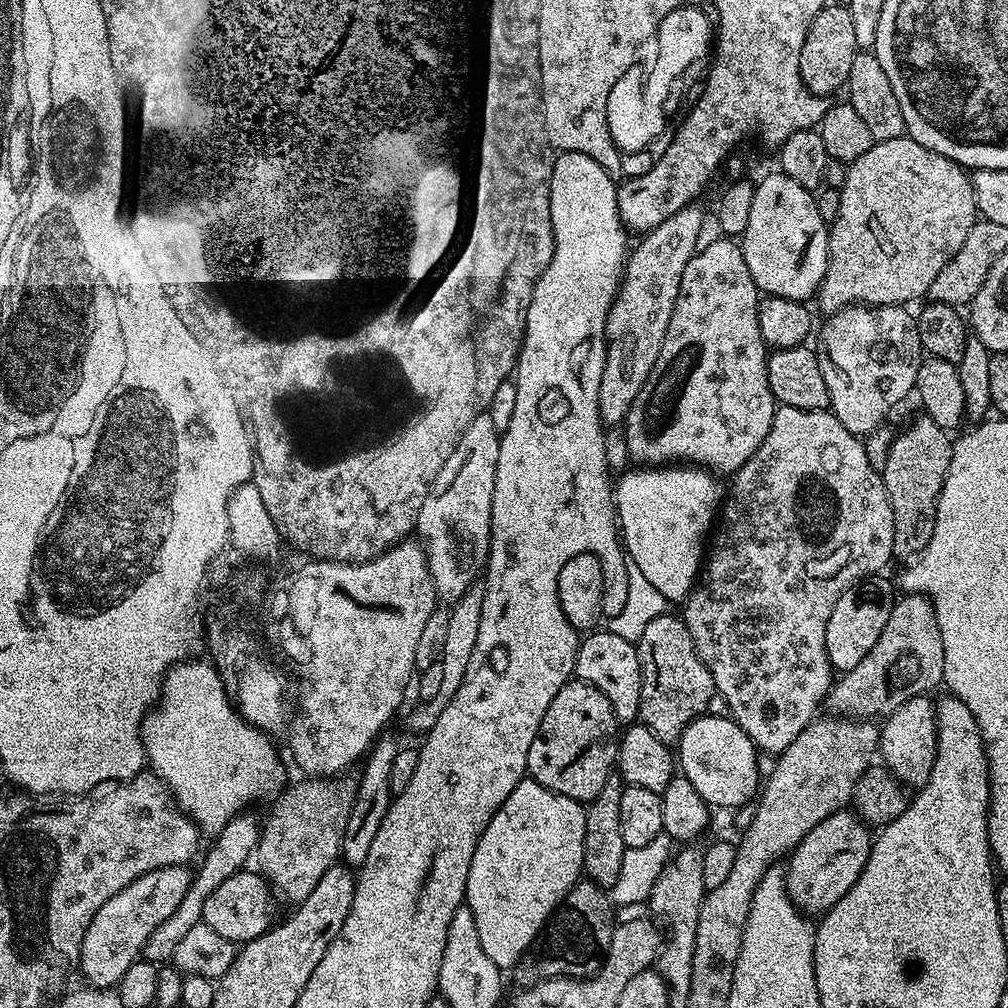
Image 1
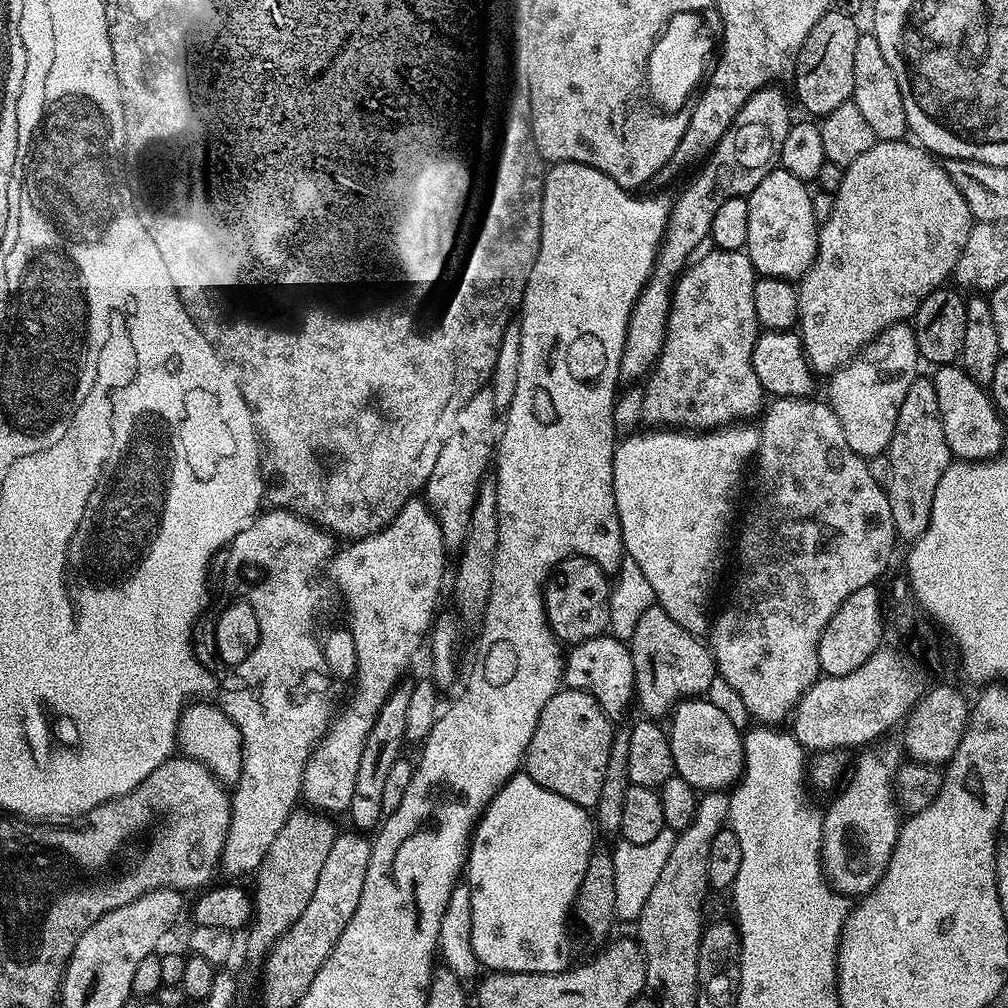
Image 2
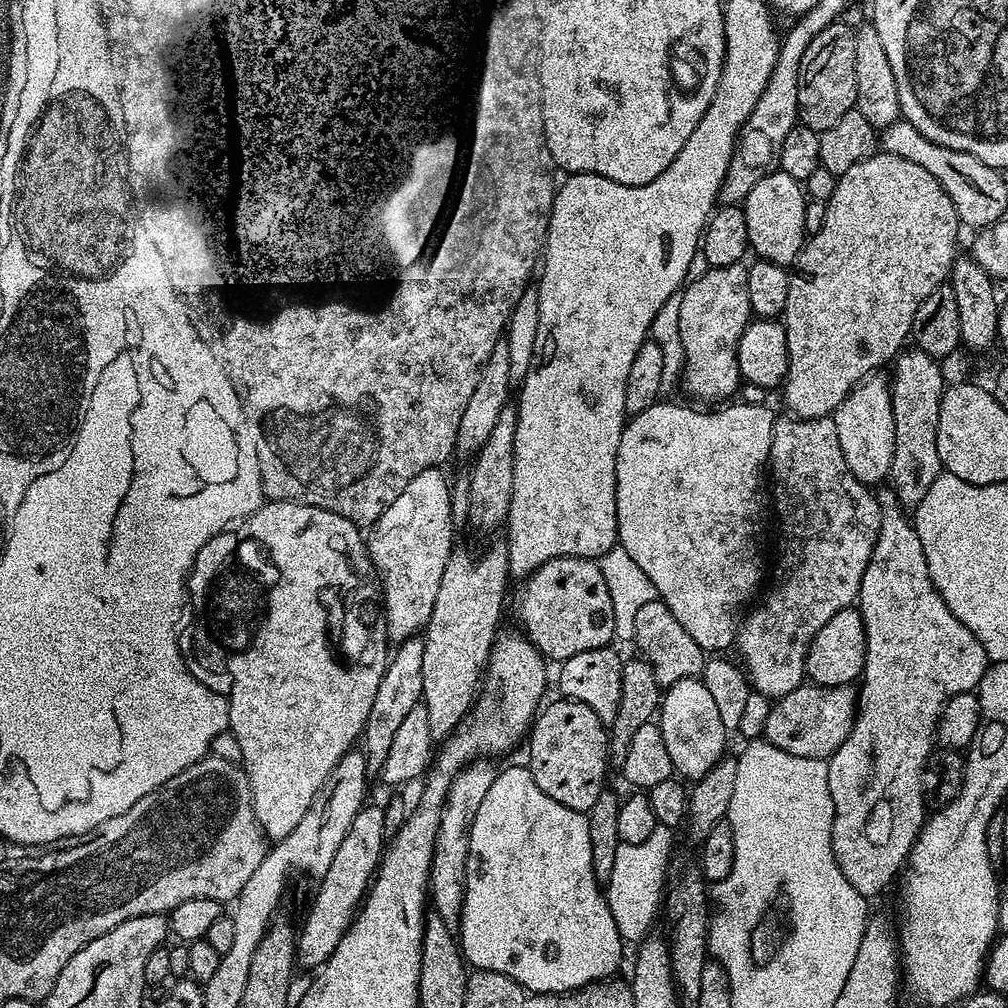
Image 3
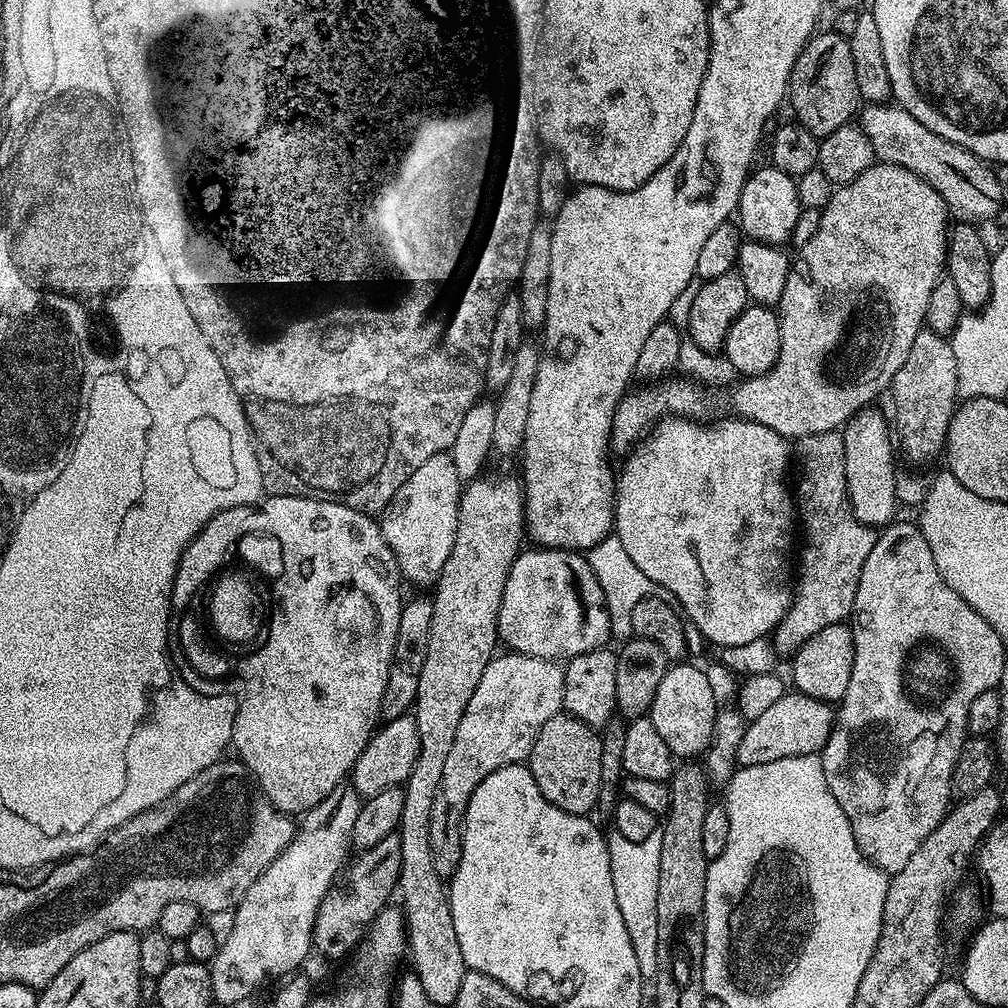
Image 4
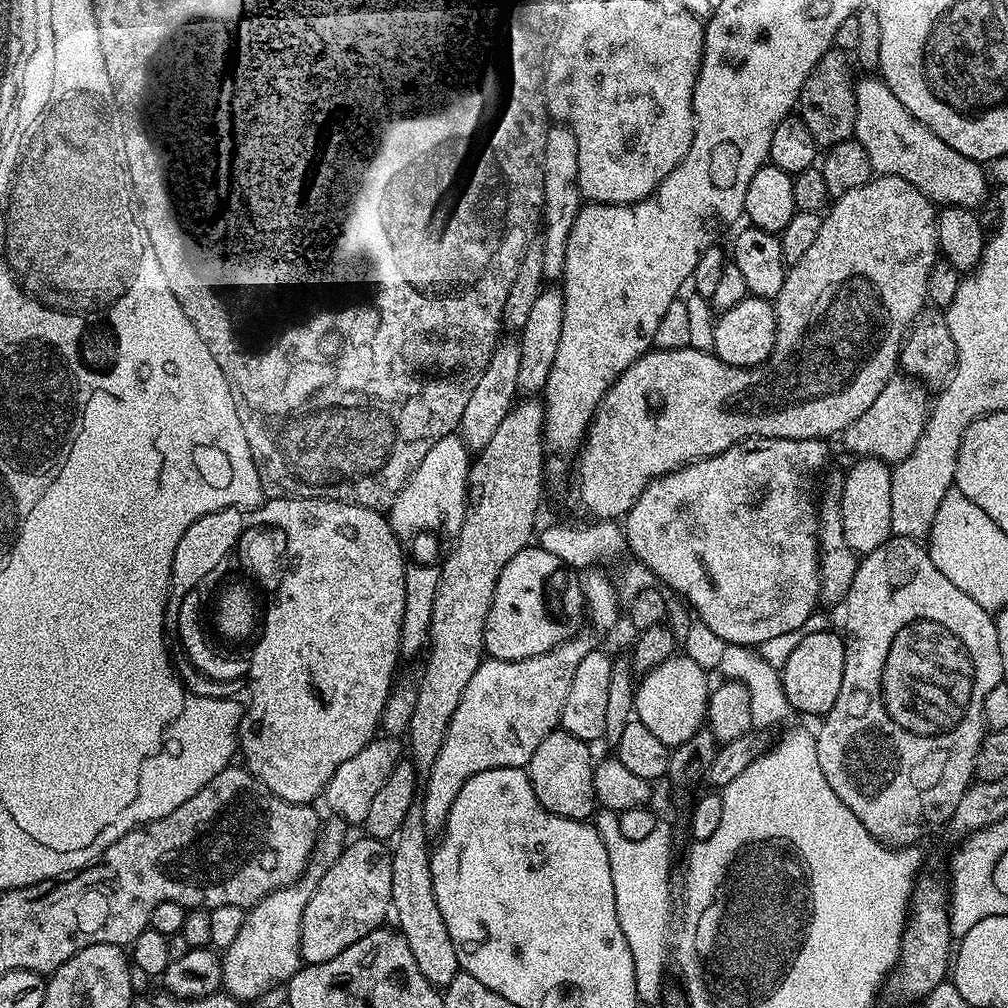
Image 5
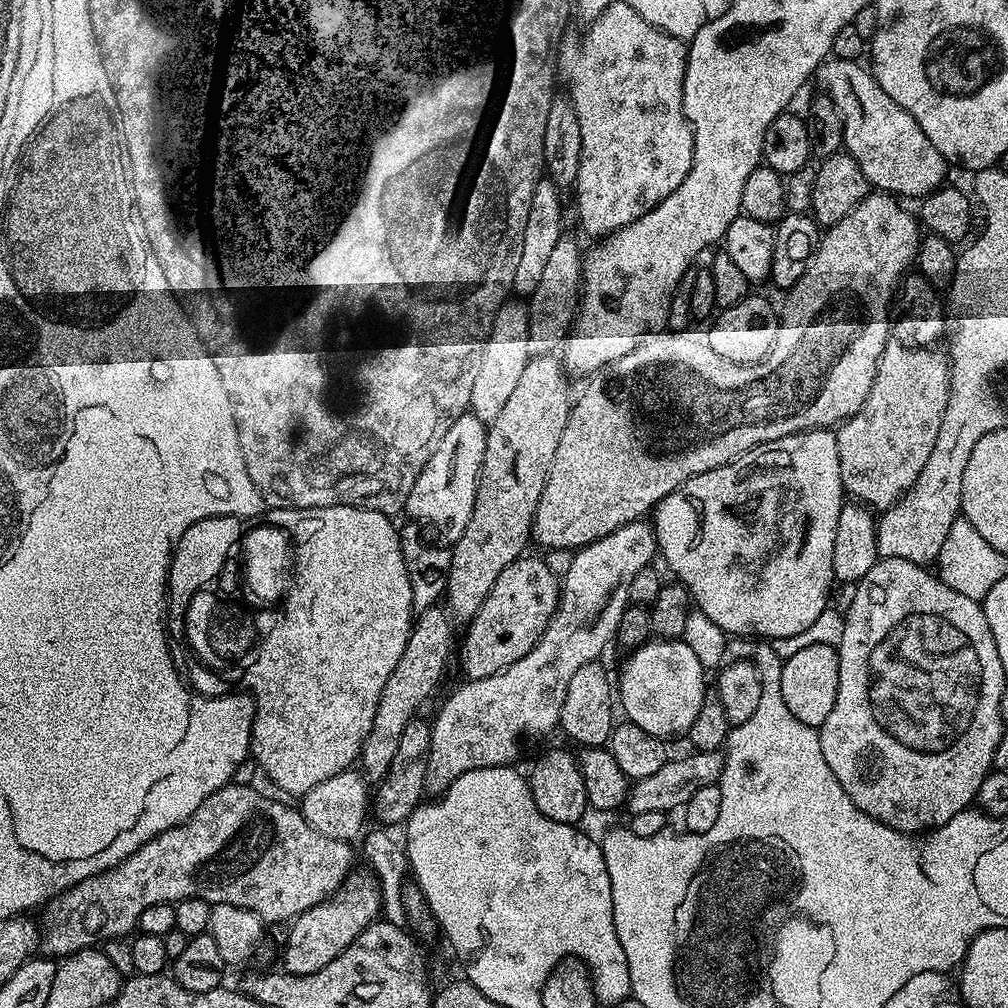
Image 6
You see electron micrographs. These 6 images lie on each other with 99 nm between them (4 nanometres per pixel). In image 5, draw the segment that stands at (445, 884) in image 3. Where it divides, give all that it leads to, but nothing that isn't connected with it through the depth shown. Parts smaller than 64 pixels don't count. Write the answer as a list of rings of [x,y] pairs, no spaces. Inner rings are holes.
[[[573,635],[554,650],[534,658],[481,660],[478,670],[474,670],[474,678],[466,686],[466,694],[462,694],[462,702],[458,702],[458,710],[454,710],[454,718],[450,718],[446,742],[442,742],[434,766],[426,773],[428,781],[422,784],[419,806],[429,833],[443,833],[458,790],[474,774],[495,768],[524,768],[534,758],[534,750],[538,750],[542,738],[557,731],[574,670],[578,670],[578,662],[594,648],[594,644],[580,635]]]

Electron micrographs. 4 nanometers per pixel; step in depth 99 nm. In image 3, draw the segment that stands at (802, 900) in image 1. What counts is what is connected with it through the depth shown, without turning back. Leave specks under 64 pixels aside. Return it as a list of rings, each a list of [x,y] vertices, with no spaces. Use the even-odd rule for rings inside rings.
[[[896,506],[892,512],[881,511],[880,525],[878,526],[878,542],[874,542],[874,550],[870,554],[870,562],[866,566],[866,574],[862,574],[862,586],[858,597],[858,607],[862,614],[862,622],[866,626],[866,662],[864,663],[864,674],[858,684],[858,707],[856,709],[856,720],[852,724],[850,734],[842,746],[829,756],[828,781],[830,782],[830,798],[834,798],[834,822],[832,823],[832,849],[836,855],[838,866],[842,874],[846,874],[846,880],[860,894],[866,898],[873,898],[892,879],[901,875],[902,869],[907,865],[908,855],[918,838],[920,829],[924,826],[926,811],[924,812],[924,767],[933,759],[932,743],[935,745],[938,740],[938,729],[940,727],[940,714],[944,707],[954,698],[963,692],[970,692],[980,687],[982,674],[990,663],[986,650],[978,638],[962,624],[946,606],[946,602],[938,594],[934,582],[930,578],[930,570],[926,566],[926,554],[922,550],[922,538],[918,538],[916,525],[910,519],[909,513],[901,507]]]

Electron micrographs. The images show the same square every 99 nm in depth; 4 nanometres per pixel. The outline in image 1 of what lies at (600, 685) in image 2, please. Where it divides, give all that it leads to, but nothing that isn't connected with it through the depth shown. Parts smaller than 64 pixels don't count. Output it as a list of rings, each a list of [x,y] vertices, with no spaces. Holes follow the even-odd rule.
[[[592,630],[581,639],[580,649],[576,655],[575,679],[585,680],[594,685],[610,702],[617,721],[621,725],[637,723],[640,714],[640,695],[642,694],[642,674],[640,673],[640,654],[637,645],[626,638],[618,638],[618,634],[607,630]]]

